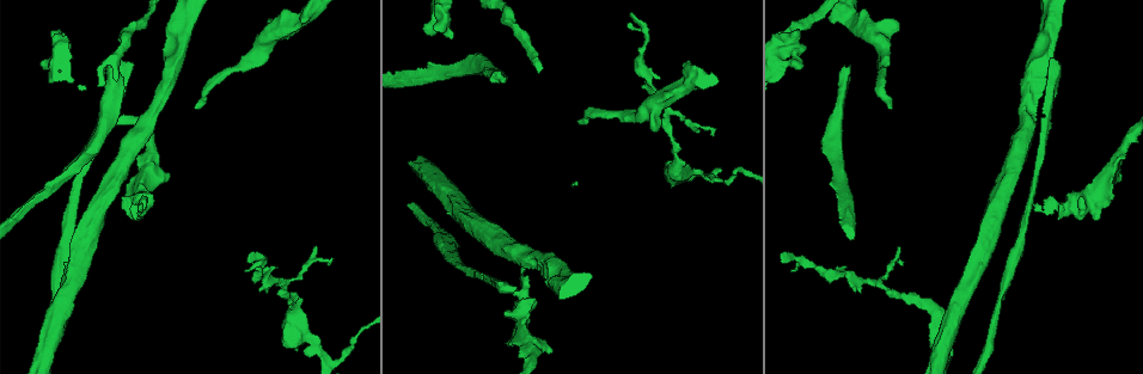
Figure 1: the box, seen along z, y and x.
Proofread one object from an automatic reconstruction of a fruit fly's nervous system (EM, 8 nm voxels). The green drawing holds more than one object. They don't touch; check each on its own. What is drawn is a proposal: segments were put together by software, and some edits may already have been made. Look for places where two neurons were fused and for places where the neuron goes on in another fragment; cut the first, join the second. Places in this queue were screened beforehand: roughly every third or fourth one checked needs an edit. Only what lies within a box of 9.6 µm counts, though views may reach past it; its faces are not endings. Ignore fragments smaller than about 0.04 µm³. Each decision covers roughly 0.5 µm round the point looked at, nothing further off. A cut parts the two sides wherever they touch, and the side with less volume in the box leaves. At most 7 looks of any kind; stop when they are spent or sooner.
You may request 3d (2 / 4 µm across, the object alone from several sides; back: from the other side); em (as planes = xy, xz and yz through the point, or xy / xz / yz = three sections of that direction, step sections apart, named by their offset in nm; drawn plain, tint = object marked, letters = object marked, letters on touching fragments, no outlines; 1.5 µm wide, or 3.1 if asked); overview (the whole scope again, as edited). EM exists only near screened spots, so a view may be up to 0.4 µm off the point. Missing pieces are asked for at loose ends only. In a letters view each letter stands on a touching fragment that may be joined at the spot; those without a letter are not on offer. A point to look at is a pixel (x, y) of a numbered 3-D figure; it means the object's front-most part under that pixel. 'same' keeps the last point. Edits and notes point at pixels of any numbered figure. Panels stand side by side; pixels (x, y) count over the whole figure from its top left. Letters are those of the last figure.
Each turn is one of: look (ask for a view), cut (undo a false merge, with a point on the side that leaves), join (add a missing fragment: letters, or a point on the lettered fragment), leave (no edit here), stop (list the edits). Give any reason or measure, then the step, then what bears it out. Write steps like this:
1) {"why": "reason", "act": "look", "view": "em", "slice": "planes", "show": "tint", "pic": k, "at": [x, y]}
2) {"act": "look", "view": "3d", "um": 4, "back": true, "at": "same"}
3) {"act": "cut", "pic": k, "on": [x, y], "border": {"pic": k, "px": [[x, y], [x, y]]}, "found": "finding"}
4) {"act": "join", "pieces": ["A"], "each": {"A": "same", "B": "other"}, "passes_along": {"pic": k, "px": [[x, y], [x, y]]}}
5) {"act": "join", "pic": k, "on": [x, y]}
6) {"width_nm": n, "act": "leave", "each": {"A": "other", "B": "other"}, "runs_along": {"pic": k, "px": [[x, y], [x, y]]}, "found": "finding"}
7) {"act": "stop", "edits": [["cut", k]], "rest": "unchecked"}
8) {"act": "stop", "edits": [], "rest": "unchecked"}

{"why": "an open end", "act": "look", "view": "em", "slice": "xy", "step": 4, "show": "letters", "pic": 1, "at": [501, 81]}

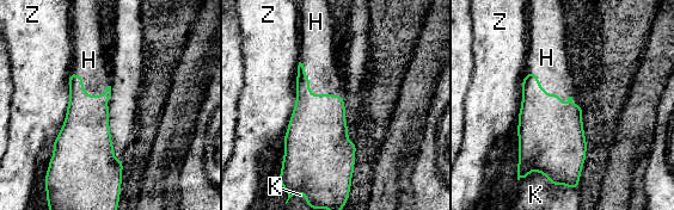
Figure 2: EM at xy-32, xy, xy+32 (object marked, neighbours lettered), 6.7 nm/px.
{"act": "join", "pieces": ["H"], "each": {"H": "same", "K": "other", "Z": "other"}, "passes_along": {"pic": 2, "px": [[547, 128], [553, 92], [546, 57]]}, "found": "the neuron continues"}

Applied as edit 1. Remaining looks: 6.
{"why": "redraw", "act": "look", "view": "overview"}

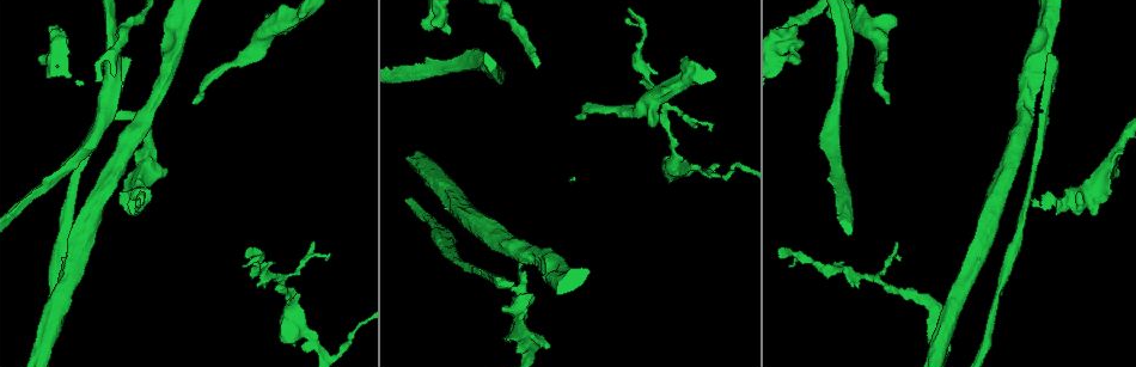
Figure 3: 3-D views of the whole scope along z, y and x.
{"why": "two arms in line, one across", "act": "look", "view": "3d", "um": 4, "back": true, "pic": 3, "at": [700, 170]}

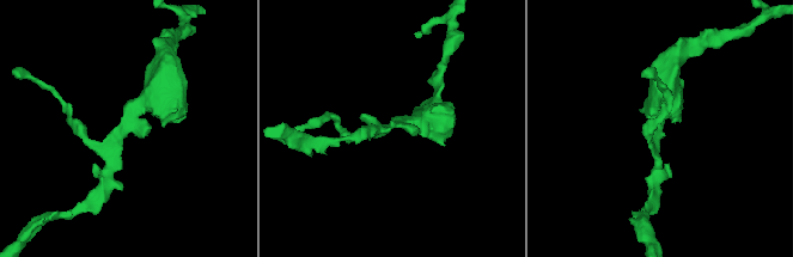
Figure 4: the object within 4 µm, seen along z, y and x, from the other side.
{"arms": 3, "why": "shape alone is not enough", "act": "look", "view": "em", "slice": "planes", "show": "tint", "pic": 4, "at": [392, 125]}

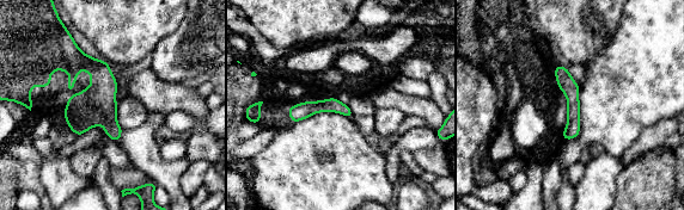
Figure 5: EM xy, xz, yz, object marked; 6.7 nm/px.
{"why": "see the neighbours", "act": "look", "view": "em", "slice": "planes", "show": "letters", "at": "same"}

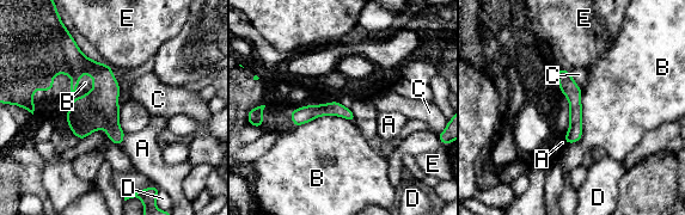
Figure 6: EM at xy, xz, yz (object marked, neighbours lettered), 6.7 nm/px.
{"width_nm": 100, "act": "leave", "each": {"A": "other", "B": "other", "C": "other", "D": "other", "E": "other"}, "border": {"pic": 6, "px": [[582, 90], [581, 137], [566, 143]]}, "found": "continuous, no second neuron"}

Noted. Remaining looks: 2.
{"why": "calibre changes", "act": "look", "view": "em", "slice": "yz", "step": 4, "show": "tint", "pic": 3, "at": [633, 110]}

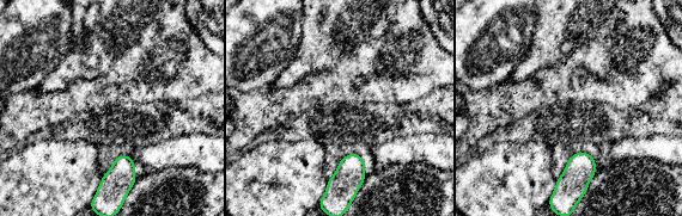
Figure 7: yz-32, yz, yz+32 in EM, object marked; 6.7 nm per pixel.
{"act": "look", "view": "em", "slice": "planes", "show": "letters", "at": "same"}

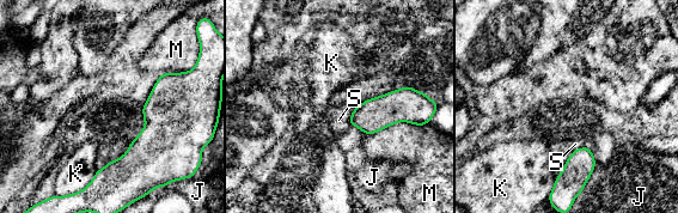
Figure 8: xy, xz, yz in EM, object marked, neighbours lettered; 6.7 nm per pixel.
{"width_nm": 280, "act": "leave", "each": {"J": "other", "K": "other", "M": "other", "S": "other"}, "border": {"pic": 8, "px": [[428, 122], [396, 122], [366, 135]]}, "found": "continuous, no second neuron"}

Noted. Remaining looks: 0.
{"act": "stop", "edits": [["join", 2]], "rest": "unchecked"}

